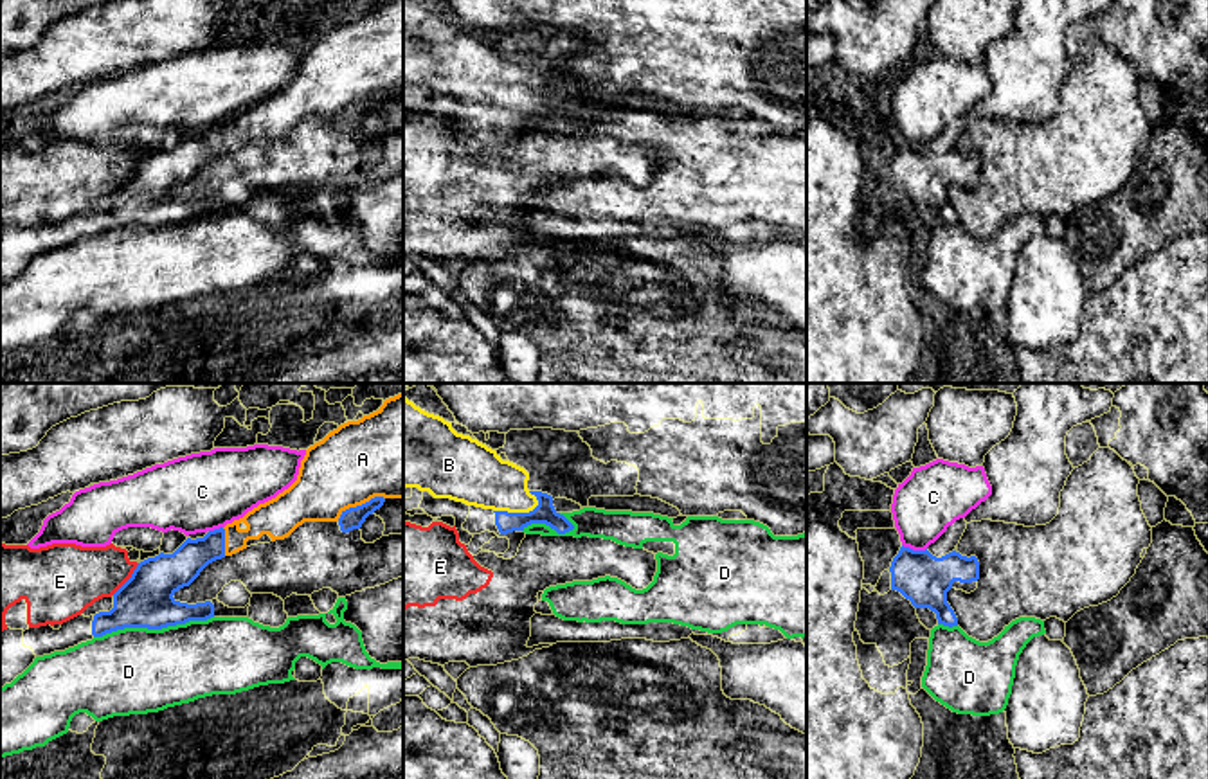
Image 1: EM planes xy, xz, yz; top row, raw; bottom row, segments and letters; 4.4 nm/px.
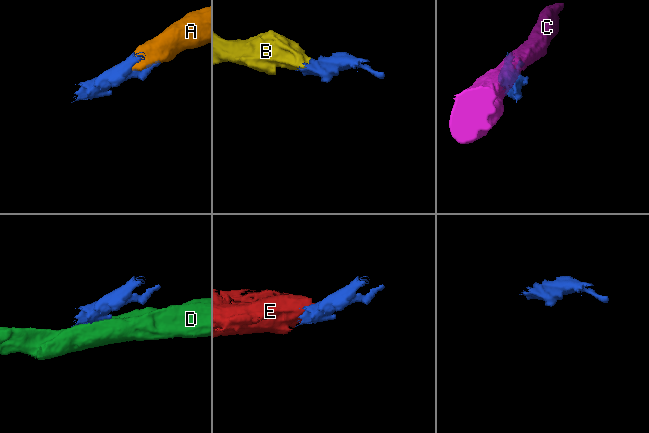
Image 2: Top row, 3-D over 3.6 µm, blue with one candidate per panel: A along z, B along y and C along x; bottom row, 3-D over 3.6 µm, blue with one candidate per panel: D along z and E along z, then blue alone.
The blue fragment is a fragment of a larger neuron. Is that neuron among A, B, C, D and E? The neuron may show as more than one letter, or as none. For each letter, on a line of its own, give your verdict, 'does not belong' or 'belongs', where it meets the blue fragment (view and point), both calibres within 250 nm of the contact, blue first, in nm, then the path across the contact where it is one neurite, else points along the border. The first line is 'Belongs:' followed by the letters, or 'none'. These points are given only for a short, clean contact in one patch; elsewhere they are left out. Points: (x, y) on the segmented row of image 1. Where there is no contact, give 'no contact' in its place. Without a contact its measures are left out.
Belongs: A, B
A: belongs; meets blue in xy at (359, 506); 100 nm thick on the blue side, 360 nm on the other
B: belongs; meets blue in xz at (517, 513); 100 nm thick on the blue side, 280 nm on the other; runs through xz (506, 522), (517, 513), (476, 475)
C: does not belong; meets blue in yz at (915, 551); 220 nm thick on the blue side, 280 nm on the other
D: does not belong; meets blue in xy at (153, 628); 240 nm thick on the blue side, 380 nm on the other
E: does not belong; meets blue in xy at (128, 580); 240 nm thick on the blue side, 300 nm on the other; border along xy (139, 564), (112, 594)

